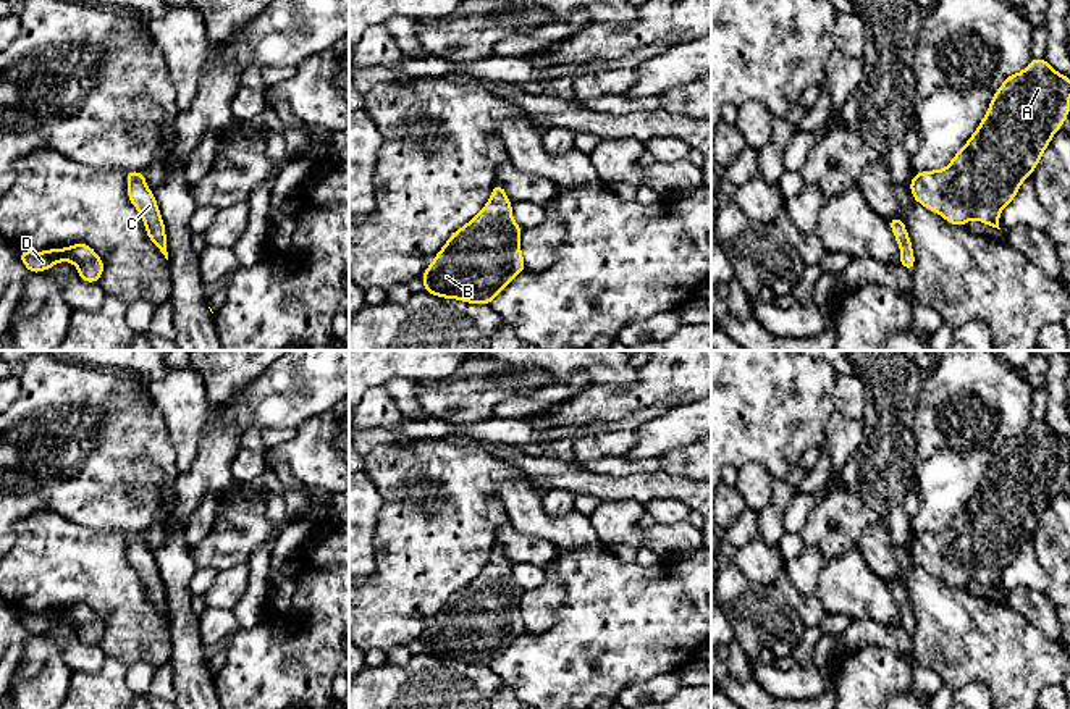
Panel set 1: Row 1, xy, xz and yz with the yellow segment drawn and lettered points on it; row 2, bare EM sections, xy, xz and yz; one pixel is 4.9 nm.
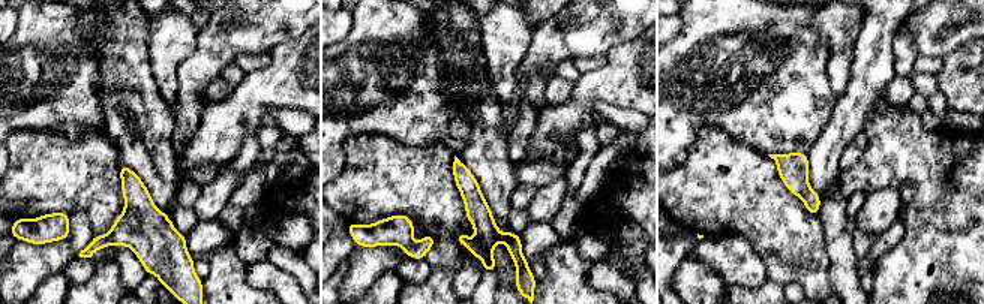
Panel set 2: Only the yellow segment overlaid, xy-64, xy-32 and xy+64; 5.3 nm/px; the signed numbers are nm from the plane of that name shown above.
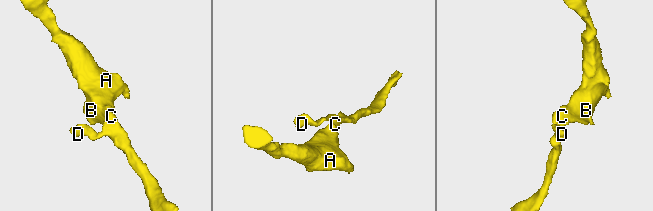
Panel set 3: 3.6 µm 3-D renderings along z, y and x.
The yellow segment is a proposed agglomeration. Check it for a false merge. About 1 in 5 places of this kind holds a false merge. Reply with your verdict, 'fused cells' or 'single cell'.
single cell

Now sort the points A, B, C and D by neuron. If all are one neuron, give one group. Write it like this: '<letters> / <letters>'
A B C D

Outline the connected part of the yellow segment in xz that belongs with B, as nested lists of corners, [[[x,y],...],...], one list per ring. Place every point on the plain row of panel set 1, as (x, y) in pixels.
[[[495,546],[490,562],[456,591],[420,638],[435,659],[490,667],[525,631],[512,564]]]

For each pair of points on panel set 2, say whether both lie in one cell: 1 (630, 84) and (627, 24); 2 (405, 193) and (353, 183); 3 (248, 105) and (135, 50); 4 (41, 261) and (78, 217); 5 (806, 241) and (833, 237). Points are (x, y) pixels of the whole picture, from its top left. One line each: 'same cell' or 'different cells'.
1: different cells
2: same cell
3: different cells
4: same cell
5: different cells

